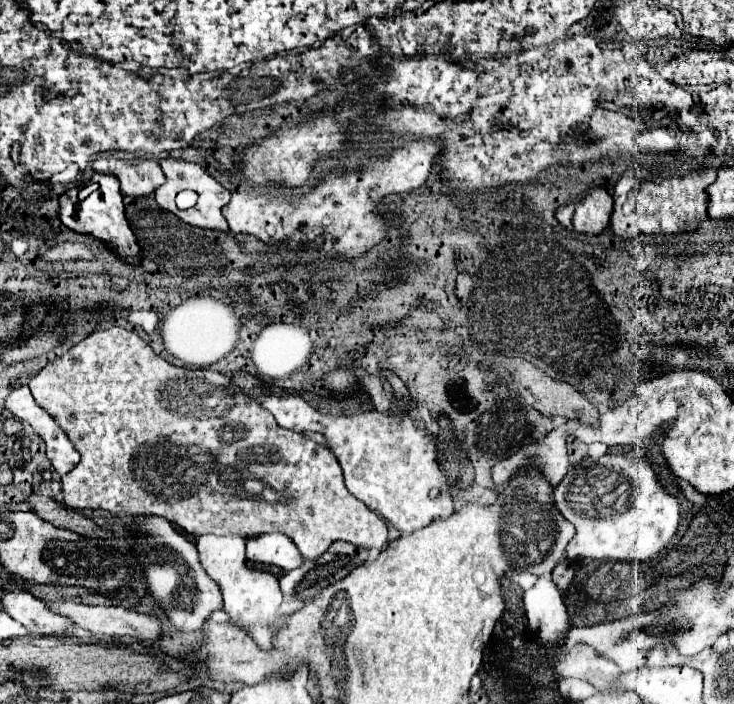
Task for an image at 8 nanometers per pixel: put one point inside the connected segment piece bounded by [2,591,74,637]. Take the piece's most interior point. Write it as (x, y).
(23, 606)

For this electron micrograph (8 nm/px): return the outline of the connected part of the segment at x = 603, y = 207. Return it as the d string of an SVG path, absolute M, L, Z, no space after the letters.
M592 187L582 201L560 207L556 211L556 219L562 227L574 229L576 233L600 235L610 223L612 207L614 207L614 201L606 193L606 189Z

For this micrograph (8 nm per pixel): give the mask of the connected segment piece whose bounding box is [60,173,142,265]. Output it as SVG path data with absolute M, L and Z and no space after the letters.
M94 173L92 181L98 181L100 189L94 191L88 199L80 201L78 195L74 195L74 193L64 193L60 197L60 219L62 219L62 223L76 233L84 233L84 235L90 235L90 237L102 241L124 263L140 265L142 263L142 249L140 249L140 245L136 241L136 235L132 233L130 223L124 215L124 203L122 203L122 193L120 193L118 179L114 179L110 175L104 175L104 173Z

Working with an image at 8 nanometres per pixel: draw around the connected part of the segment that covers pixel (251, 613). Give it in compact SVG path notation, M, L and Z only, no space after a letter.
M202 535L196 539L196 547L198 547L202 567L210 577L214 577L214 581L222 591L226 613L232 617L234 623L246 625L250 635L262 649L270 649L272 637L284 621L280 613L282 591L278 587L278 579L272 573L256 571L246 565L246 555L244 555L246 539L240 535L226 535L226 537Z

